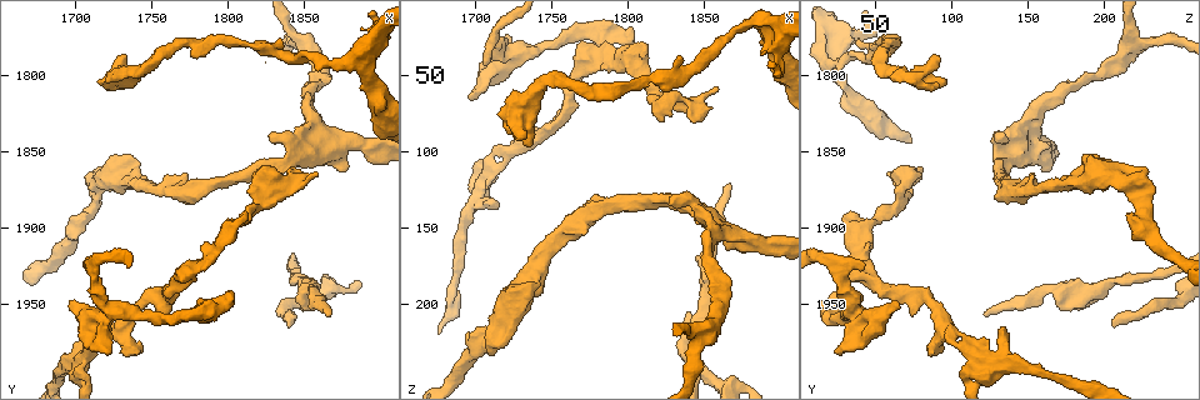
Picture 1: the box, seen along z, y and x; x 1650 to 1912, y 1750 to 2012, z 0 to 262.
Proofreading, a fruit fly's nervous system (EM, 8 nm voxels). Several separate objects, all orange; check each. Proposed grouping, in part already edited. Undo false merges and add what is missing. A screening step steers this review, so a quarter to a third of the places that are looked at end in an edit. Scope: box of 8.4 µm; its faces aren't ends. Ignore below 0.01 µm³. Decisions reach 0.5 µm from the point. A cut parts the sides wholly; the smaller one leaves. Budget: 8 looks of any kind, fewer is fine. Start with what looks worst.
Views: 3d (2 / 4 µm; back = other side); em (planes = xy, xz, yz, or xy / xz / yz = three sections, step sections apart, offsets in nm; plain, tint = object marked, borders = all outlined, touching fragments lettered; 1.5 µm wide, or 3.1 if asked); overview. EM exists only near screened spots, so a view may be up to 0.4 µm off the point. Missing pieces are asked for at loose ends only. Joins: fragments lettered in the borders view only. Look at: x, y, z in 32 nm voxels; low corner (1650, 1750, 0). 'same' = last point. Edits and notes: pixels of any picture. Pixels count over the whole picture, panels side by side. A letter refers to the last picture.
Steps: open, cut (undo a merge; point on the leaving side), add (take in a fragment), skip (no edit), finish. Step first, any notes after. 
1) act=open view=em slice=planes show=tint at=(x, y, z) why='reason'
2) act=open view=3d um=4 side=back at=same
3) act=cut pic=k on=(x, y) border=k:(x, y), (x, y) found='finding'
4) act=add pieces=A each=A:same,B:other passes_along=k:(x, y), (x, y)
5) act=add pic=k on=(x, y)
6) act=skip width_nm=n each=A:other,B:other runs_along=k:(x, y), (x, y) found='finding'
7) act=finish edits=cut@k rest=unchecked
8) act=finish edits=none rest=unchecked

act=open view=em slice=planes show=borders at=(1802, 1940, 26) why='an open end'

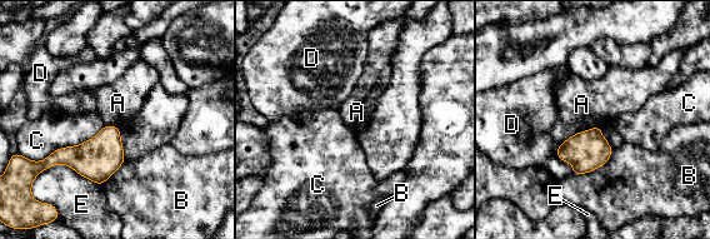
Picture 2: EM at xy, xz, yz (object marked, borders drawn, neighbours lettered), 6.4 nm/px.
act=skip each=A:other,B:other,C:other,D:other,E:other border=2:(600, 127), (574, 133), (559, 145) found='no lettered fragment goes on from it'

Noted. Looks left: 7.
act=open view=em slice=xy step=8 show=borders at=(1718, 1860, 226) why='free end'

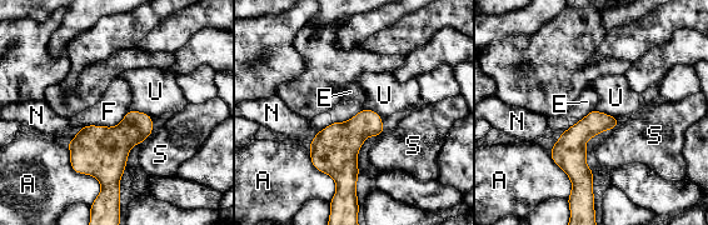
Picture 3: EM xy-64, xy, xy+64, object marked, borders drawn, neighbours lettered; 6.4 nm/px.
act=skip each=A:other,E:other,F:other,N:other,S:other,U:other border=3:(596, 109), (619, 119) found='none of them fits'

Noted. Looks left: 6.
act=open view=3d um=2 at=(1712, 1928, 28) why='sharp bend'

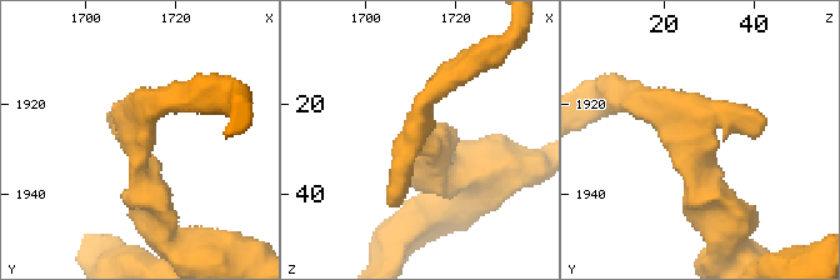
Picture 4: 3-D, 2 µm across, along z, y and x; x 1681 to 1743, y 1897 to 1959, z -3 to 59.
act=open view=em slice=planes show=tint at=(1712, 1929, 27)

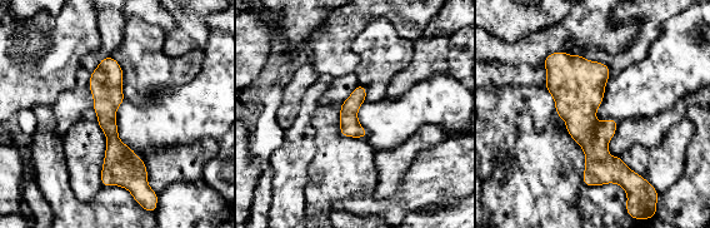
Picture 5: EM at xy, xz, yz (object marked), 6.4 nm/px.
act=open view=em slice=planes show=borders at=same why='what lies round it'

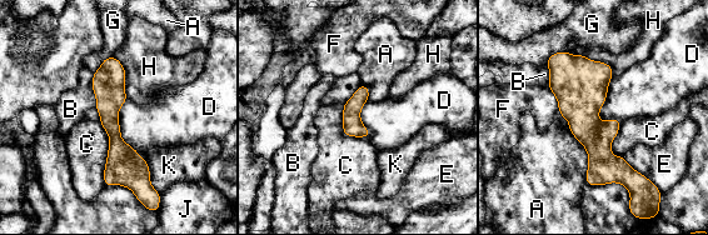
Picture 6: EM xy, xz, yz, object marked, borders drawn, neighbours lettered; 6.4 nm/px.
act=skip each=A:other,B:other,C:other,D:other,E:other,F:other,G:other,H:other,J:other,K:other border=6:(612, 79), (599, 124) found='continuous, no second neuron'

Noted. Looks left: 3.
act=finish edits=none rest=unchecked

